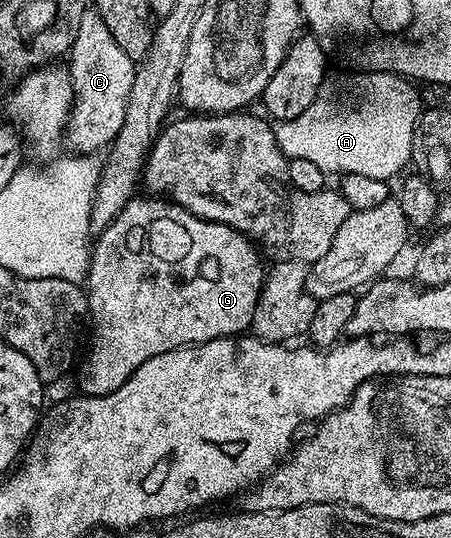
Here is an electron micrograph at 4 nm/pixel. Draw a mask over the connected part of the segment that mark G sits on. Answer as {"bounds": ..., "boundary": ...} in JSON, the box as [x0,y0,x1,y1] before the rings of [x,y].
{"bounds":[78,197,265,395],"boundary":[[[132,197],[121,209],[121,213],[116,217],[105,230],[98,232],[93,243],[91,252],[91,266],[87,269],[85,280],[85,290],[87,292],[87,305],[89,308],[89,327],[91,323],[91,348],[87,351],[87,356],[78,364],[79,367],[79,388],[84,395],[108,395],[116,391],[149,357],[157,357],[157,353],[169,353],[178,347],[194,347],[197,343],[213,341],[214,339],[225,339],[238,336],[246,332],[251,327],[251,322],[257,309],[259,294],[263,292],[265,286],[265,266],[256,244],[252,243],[247,236],[234,231],[232,227],[226,227],[224,223],[209,223],[206,219],[198,219],[193,213],[189,213],[185,208],[178,207],[163,197],[146,197],[139,199]]]}

